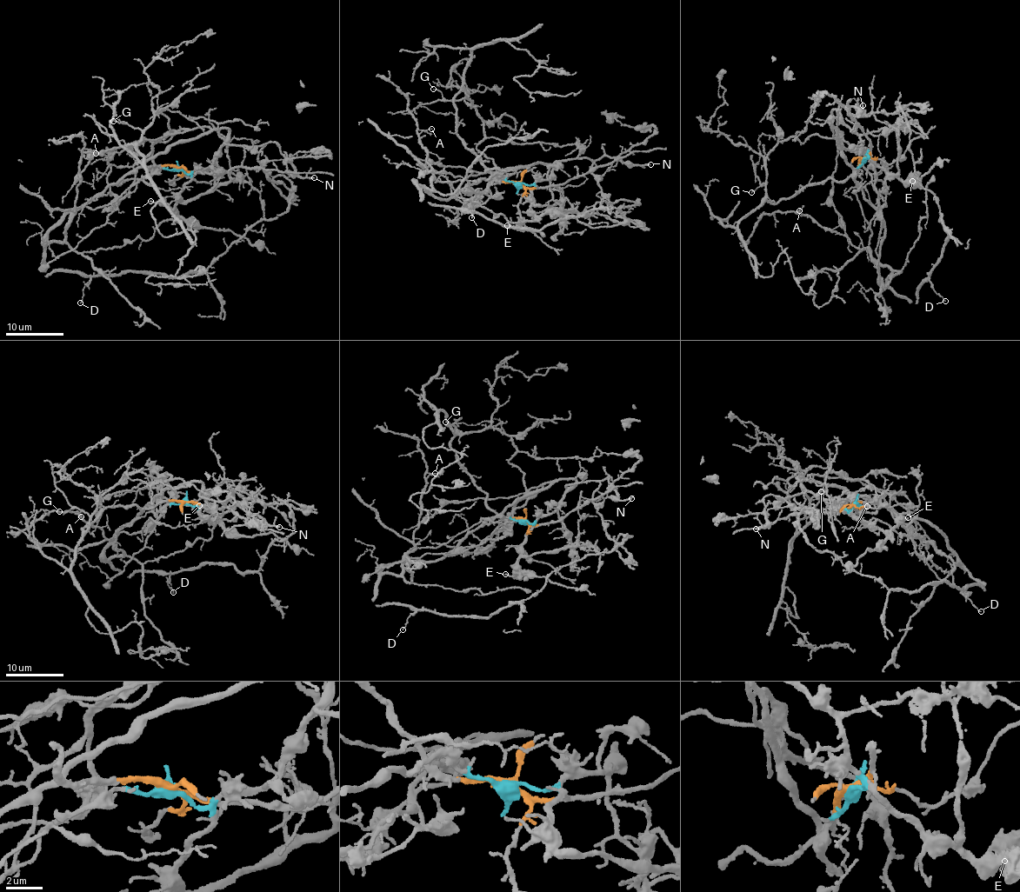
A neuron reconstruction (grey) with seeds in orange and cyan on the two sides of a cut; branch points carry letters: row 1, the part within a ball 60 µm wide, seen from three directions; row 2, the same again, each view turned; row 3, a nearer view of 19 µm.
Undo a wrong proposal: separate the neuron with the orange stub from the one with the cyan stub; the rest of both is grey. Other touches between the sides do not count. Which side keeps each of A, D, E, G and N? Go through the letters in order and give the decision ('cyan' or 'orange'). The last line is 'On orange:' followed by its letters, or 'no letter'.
A: cyan
D: cyan
E: cyan
G: orange
N: cyan
On orange: G

